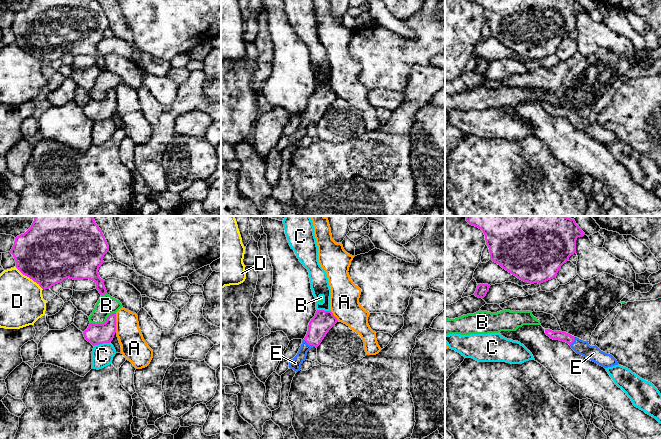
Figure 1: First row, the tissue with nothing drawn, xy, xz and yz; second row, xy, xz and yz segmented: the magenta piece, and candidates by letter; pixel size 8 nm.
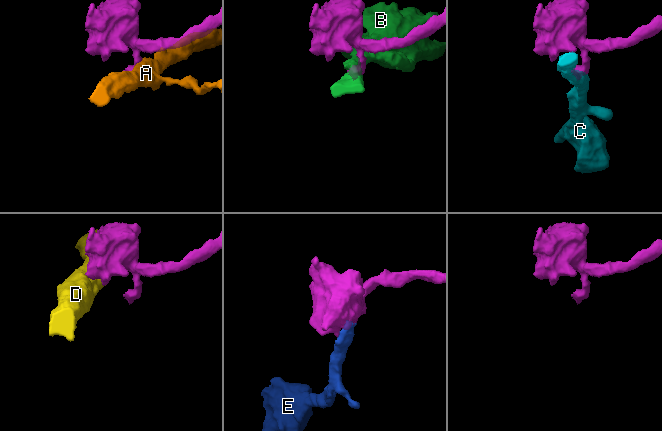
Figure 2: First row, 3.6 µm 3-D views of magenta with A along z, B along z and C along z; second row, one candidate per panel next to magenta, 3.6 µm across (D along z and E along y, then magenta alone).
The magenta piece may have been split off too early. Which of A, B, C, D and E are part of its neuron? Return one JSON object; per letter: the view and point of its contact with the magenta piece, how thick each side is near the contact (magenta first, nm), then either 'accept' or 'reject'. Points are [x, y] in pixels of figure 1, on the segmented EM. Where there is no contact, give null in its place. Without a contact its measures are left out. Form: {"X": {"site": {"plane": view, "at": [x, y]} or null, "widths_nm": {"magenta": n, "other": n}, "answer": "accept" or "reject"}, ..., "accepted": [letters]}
{"A": {"site": {"plane": "xy", "at": [115, 323]}, "widths_nm": {"magenta": 170, "other": 200}, "answer": "reject"}, "B": {"site": {"plane": "xy", "at": [103, 323]}, "widths_nm": {"magenta": 170, "other": 160}, "answer": "reject"}, "C": {"site": {"plane": "xy", "at": [102, 343]}, "widths_nm": {"magenta": 170, "other": 180}, "answer": "reject"}, "D": {"site": {"plane": "xy", "at": [29, 277]}, "widths_nm": {"magenta": 480, "other": 360}, "answer": "reject"}, "E": {"site": {"plane": "xz", "at": [309, 344]}, "widths_nm": {"magenta": 170, "other": 90}, "answer": "accept"}, "accepted": ["E"]}

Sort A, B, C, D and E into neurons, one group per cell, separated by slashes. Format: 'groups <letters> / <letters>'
groups A / B / C / D / E

